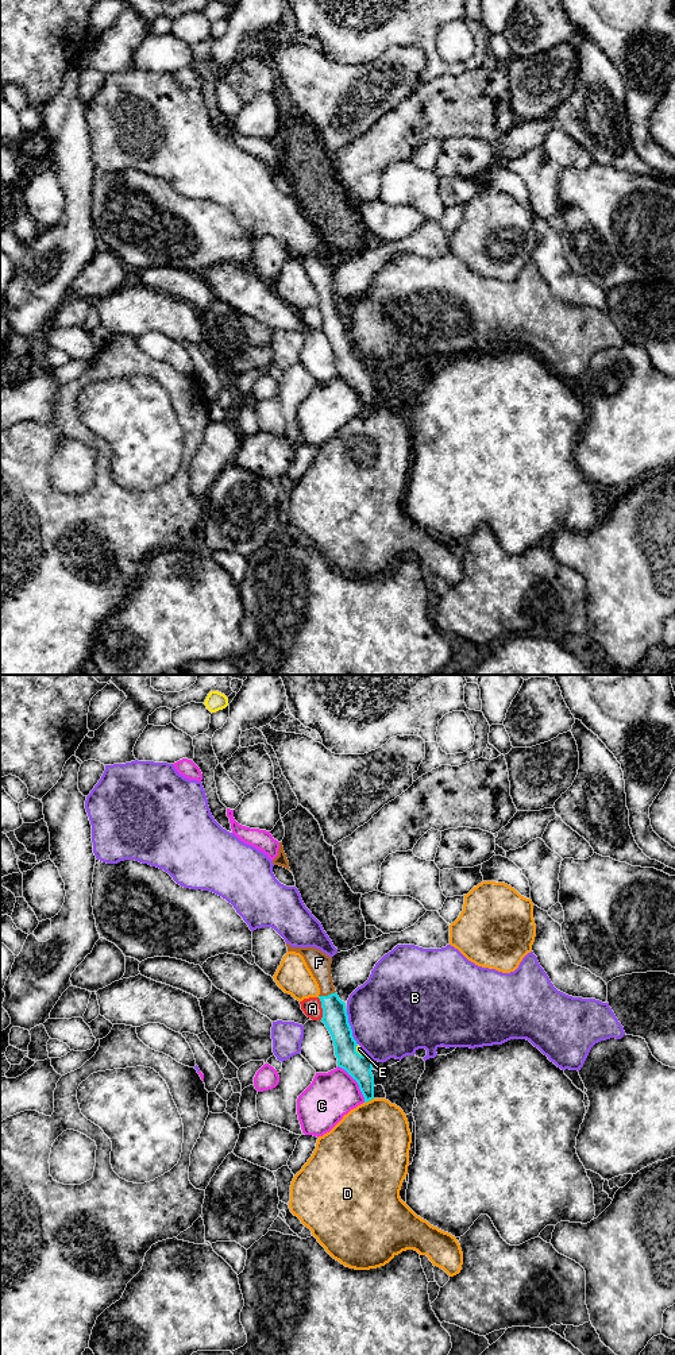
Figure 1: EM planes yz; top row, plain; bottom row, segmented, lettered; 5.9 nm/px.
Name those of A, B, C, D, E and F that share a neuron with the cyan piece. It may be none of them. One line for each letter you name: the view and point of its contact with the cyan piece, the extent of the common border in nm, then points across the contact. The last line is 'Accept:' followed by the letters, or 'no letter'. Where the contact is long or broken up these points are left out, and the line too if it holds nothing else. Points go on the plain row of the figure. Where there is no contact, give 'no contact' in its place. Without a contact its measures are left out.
F: yz (328, 304) | 110 nm | across yz (335, 327), (328, 304), (319, 271)
Accept: F

